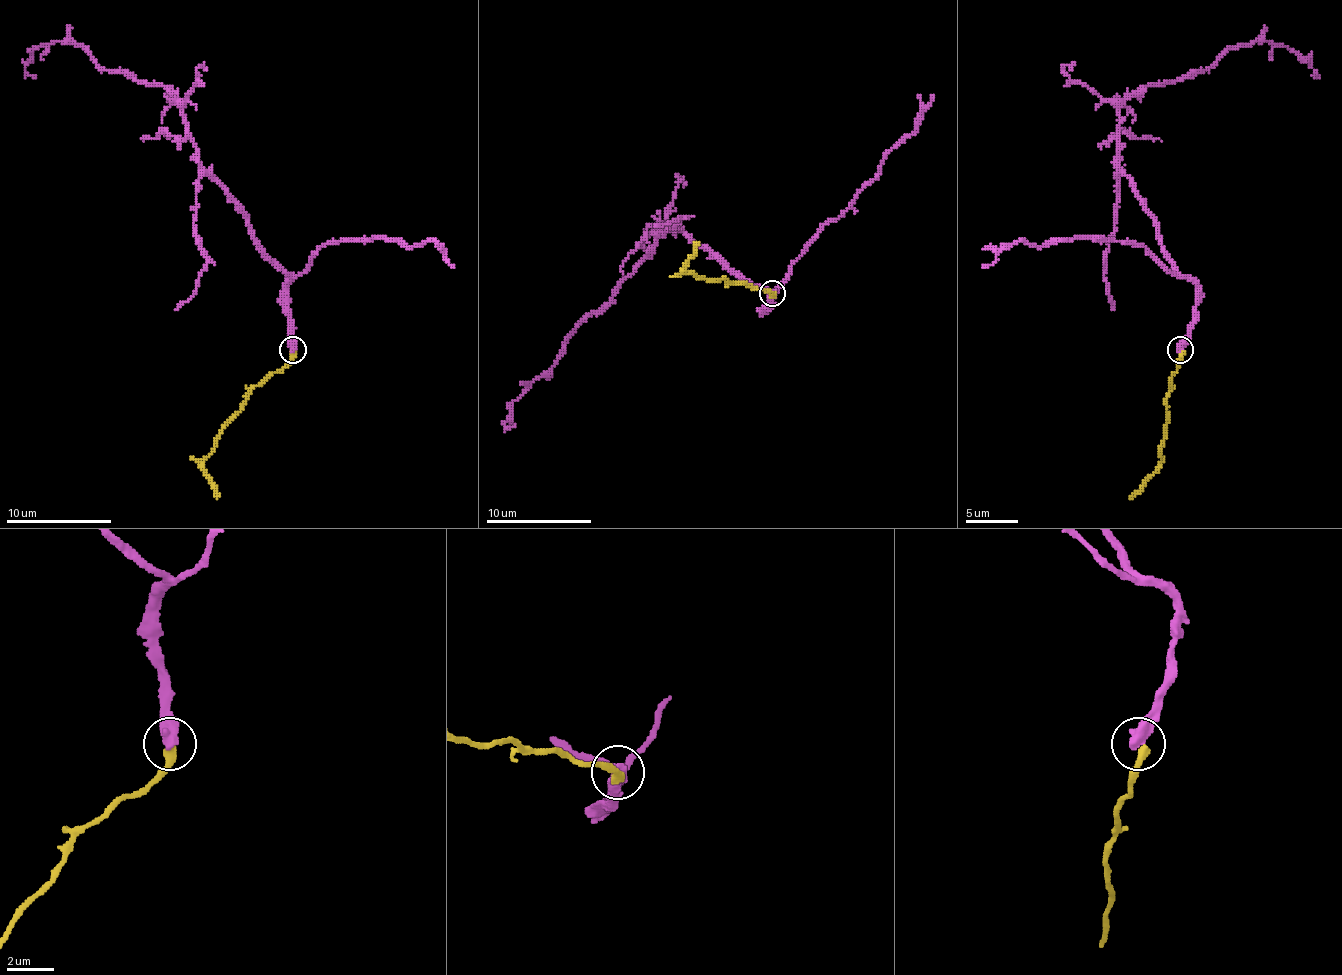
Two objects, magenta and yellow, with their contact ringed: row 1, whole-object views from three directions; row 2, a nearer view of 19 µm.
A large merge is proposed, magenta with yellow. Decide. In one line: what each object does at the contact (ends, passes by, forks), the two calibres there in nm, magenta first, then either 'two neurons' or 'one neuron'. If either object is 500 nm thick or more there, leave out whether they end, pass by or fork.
calibres 550 and 400 nm; two neurons

